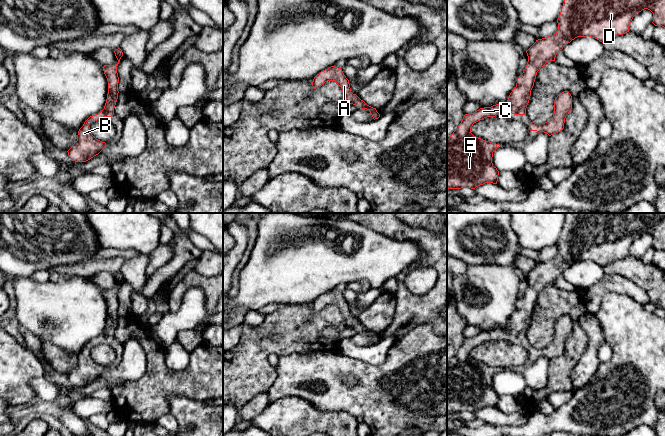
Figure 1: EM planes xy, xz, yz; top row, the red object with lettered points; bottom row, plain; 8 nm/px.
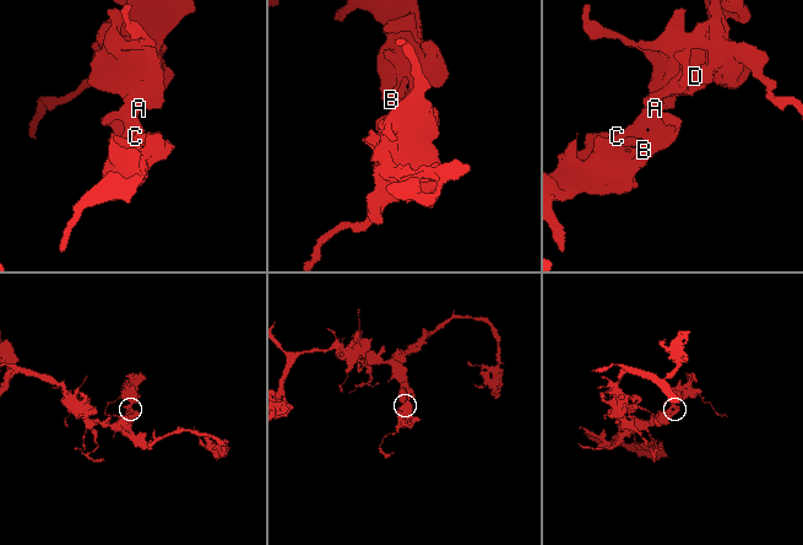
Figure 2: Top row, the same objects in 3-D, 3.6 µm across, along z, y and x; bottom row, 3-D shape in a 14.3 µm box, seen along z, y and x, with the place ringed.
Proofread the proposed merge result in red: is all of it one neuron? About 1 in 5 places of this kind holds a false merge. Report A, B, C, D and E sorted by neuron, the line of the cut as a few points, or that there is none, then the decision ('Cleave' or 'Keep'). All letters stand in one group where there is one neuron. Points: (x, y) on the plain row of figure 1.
Groups: A B C D E. No split. Keep

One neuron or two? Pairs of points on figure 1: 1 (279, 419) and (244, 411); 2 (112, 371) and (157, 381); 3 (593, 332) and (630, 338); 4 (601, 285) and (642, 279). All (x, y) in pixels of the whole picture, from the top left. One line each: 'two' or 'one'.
1: two
2: two
3: two
4: two

